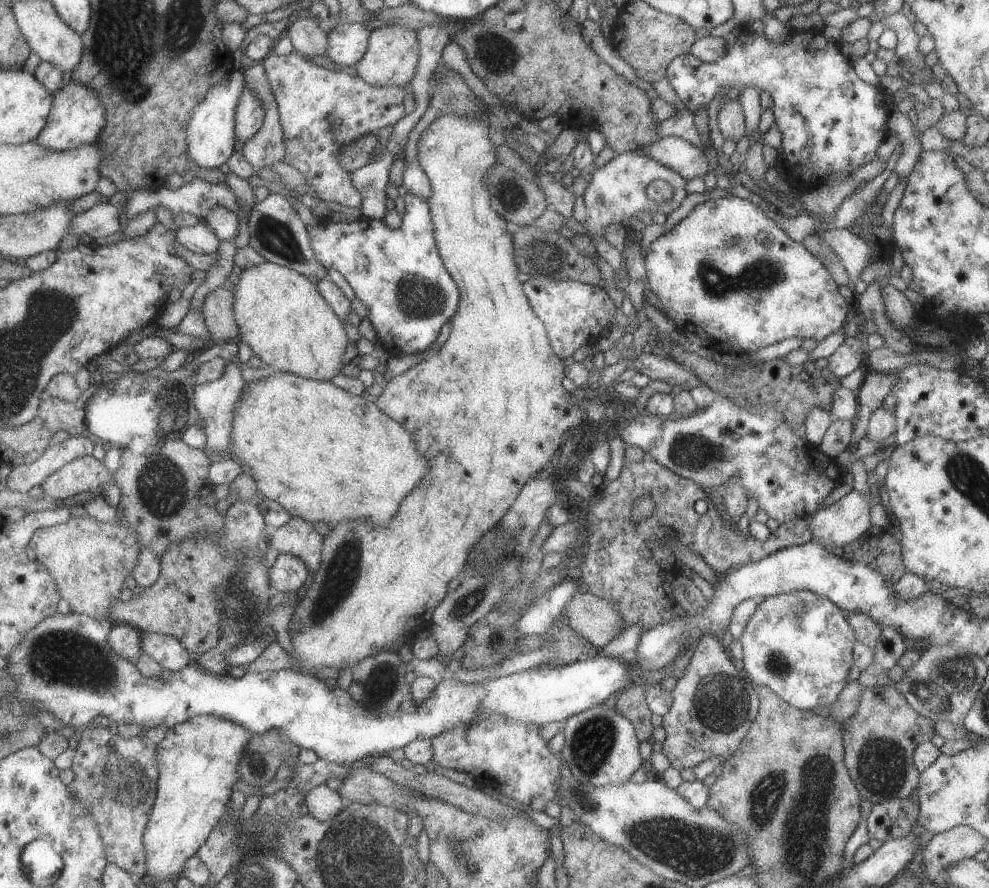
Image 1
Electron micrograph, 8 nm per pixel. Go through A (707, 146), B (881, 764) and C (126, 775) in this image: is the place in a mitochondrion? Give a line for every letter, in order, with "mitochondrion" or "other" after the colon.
A: other
B: mitochondrion
C: mitochondrion

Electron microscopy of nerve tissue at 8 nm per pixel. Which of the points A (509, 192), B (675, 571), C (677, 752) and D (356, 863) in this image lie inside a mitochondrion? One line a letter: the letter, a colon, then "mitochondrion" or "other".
A: mitochondrion
B: other
C: other
D: mitochondrion

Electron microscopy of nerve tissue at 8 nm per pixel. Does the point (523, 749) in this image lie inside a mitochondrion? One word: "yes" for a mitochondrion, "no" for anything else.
no

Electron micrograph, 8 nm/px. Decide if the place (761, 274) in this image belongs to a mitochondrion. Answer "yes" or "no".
yes

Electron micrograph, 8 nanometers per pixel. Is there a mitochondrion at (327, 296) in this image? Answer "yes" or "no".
no

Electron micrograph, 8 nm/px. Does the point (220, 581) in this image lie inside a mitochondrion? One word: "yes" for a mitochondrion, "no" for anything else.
yes

